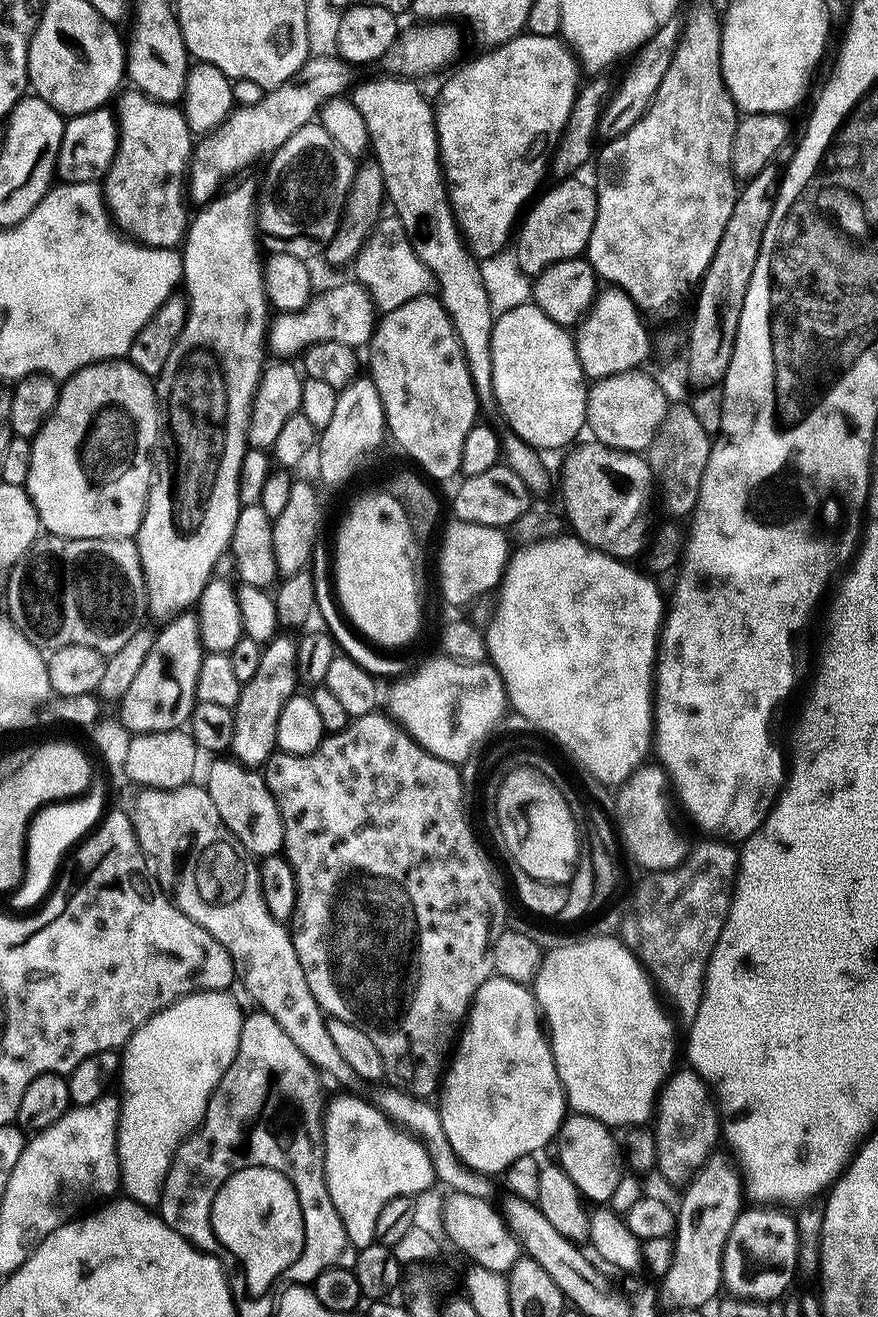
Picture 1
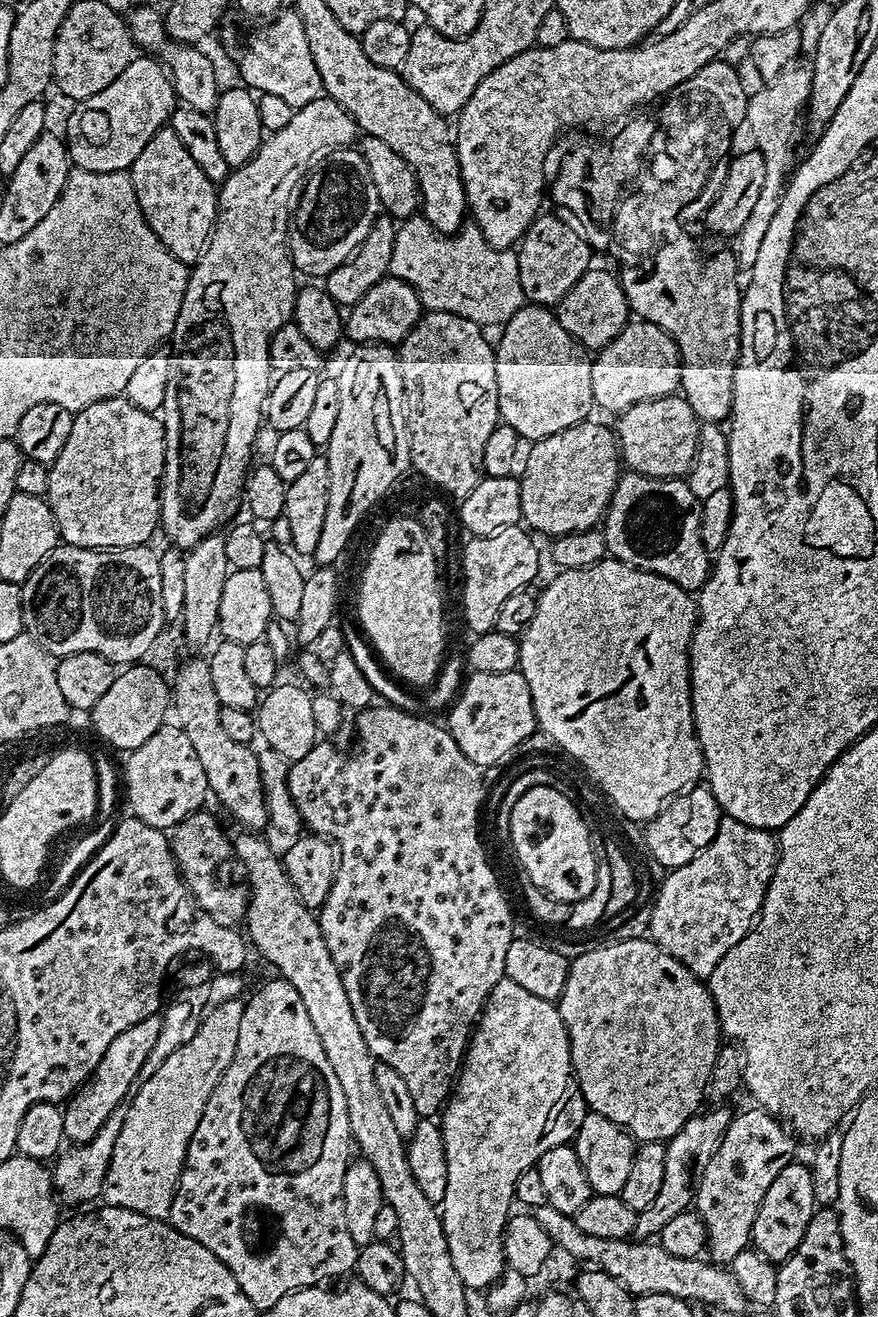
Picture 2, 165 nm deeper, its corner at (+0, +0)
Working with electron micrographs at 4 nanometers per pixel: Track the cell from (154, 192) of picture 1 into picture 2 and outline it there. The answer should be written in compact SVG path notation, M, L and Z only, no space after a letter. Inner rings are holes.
M170 126L157 130L133 162L130 175L138 206L150 230L164 243L165 250L178 262L194 266L208 246L218 211L218 188L190 158L186 146Z

